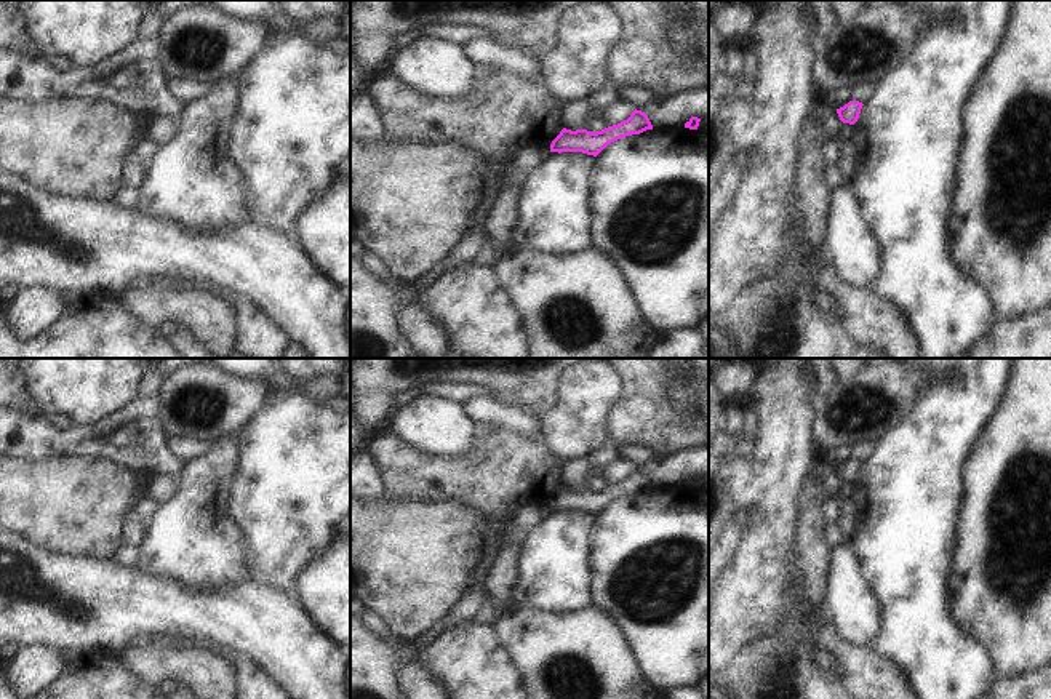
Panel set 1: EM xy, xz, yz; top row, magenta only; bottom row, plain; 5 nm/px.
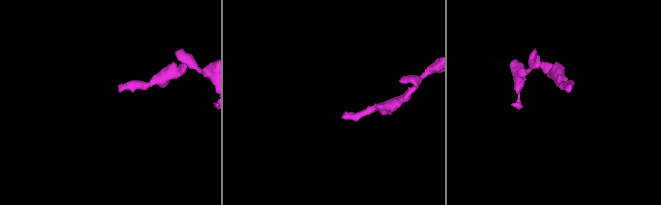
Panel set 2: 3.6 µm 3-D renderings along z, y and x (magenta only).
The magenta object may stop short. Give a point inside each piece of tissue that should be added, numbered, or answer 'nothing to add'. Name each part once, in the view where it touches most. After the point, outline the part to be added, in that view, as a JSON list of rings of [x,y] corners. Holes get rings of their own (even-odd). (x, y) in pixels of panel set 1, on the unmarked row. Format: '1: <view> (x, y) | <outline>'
nothing to add

